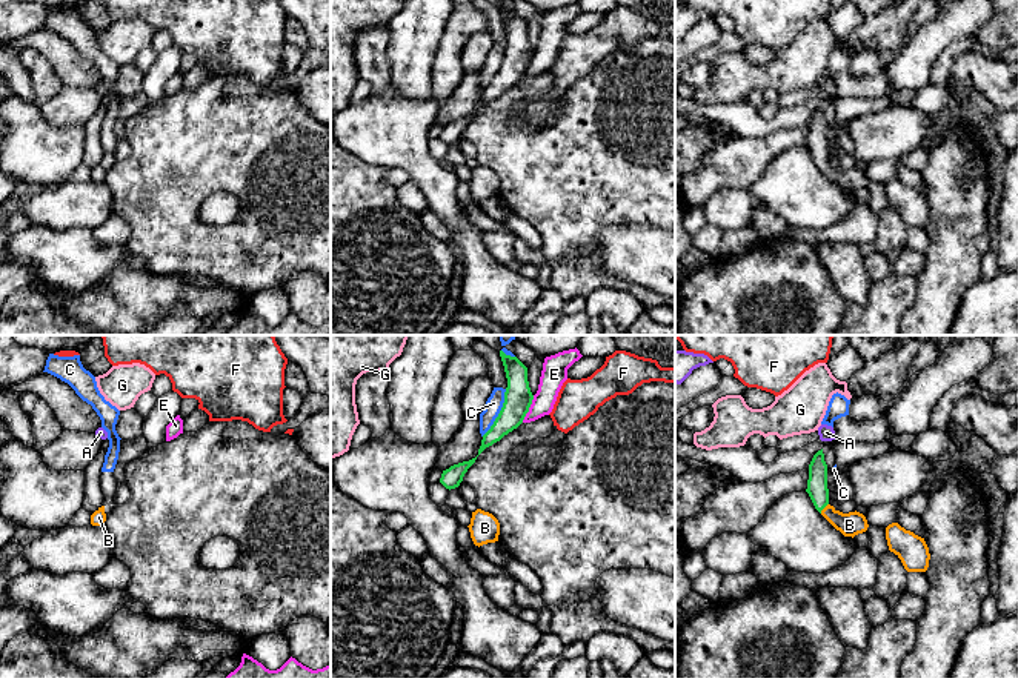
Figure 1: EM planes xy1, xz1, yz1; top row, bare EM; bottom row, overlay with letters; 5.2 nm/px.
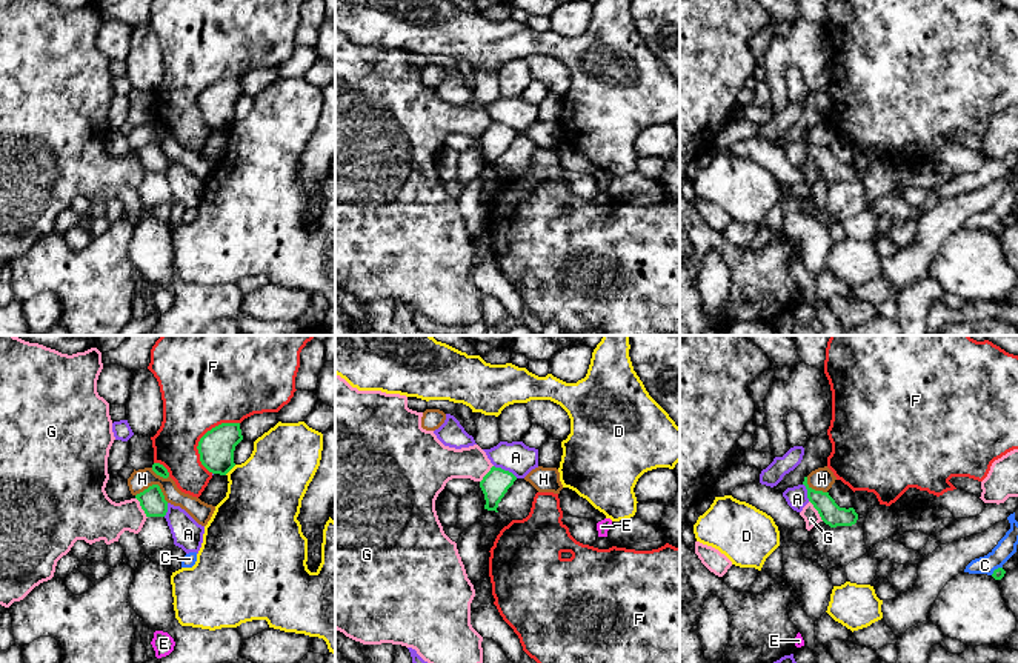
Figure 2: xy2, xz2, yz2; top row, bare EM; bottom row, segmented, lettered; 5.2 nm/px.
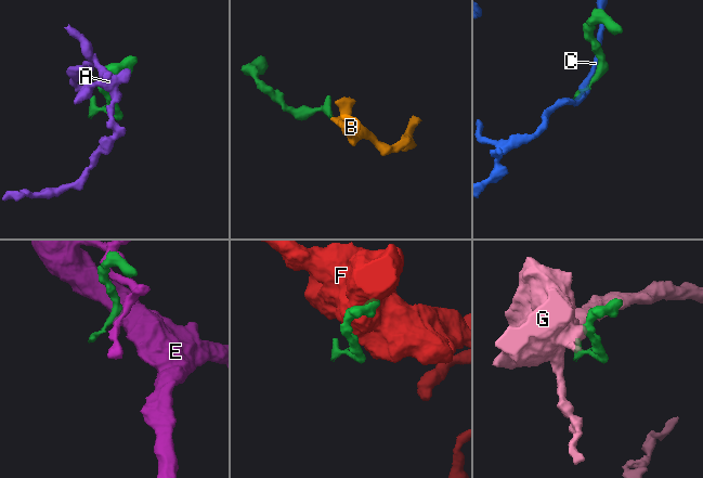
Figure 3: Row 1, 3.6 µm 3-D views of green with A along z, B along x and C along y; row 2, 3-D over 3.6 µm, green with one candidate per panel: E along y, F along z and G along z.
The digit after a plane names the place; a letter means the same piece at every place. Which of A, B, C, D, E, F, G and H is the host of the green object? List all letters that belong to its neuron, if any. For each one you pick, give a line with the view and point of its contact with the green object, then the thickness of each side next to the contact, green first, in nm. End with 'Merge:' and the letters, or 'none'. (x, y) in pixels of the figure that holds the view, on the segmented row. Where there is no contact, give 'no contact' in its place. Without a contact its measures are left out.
Merge: none

